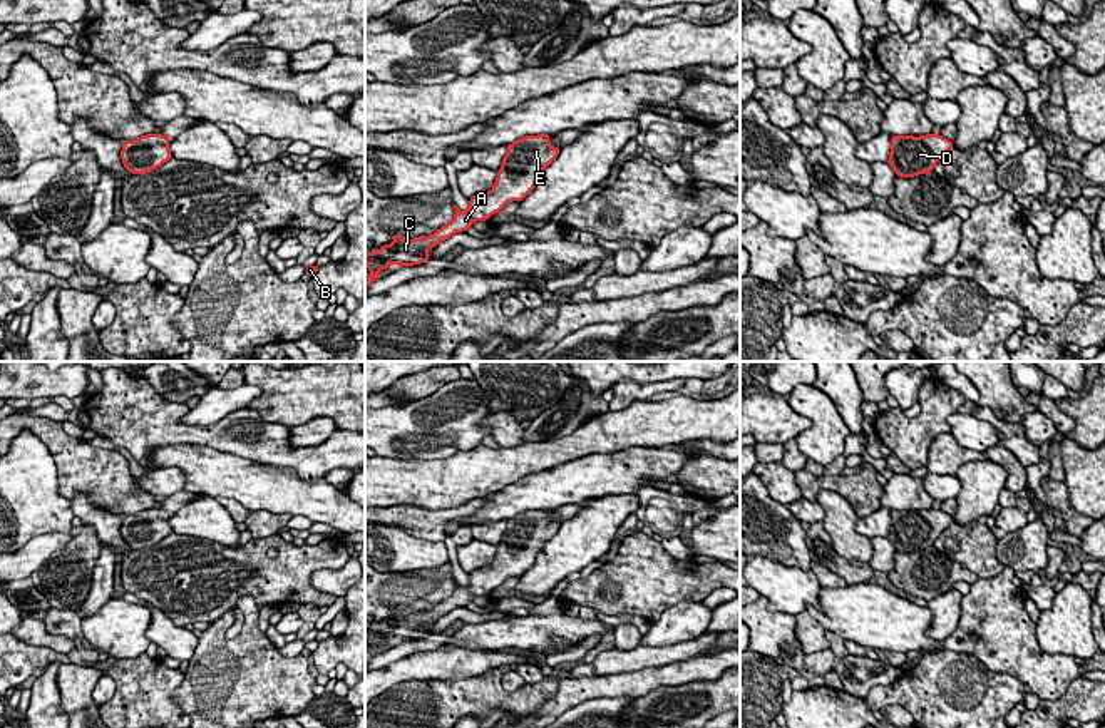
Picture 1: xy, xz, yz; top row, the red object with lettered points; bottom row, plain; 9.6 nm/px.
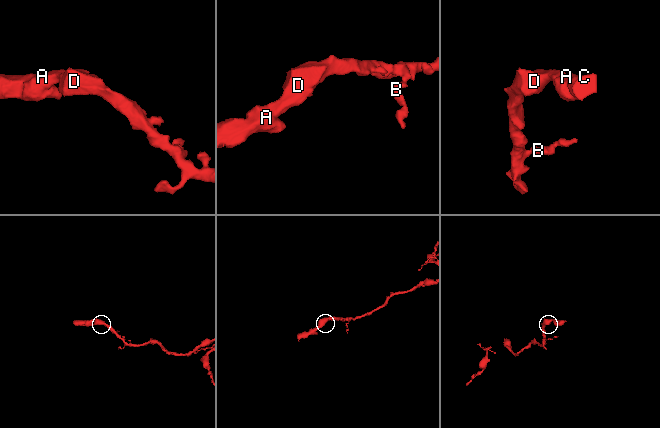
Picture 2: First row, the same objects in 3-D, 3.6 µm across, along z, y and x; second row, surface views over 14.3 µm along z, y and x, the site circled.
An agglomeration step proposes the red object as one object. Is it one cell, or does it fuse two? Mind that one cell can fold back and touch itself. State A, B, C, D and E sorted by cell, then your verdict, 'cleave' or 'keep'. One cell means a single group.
A B C D E; keep

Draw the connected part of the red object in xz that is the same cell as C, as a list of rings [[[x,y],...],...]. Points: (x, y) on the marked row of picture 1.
[[[549,134],[526,136],[507,144],[507,152],[497,171],[496,182],[491,191],[475,194],[469,199],[469,208],[460,211],[455,204],[454,219],[444,224],[430,236],[419,236],[410,241],[397,233],[390,244],[365,254],[367,269],[372,273],[365,278],[365,288],[378,279],[378,271],[387,271],[393,263],[400,268],[422,264],[432,254],[430,248],[449,239],[455,233],[472,228],[474,221],[487,221],[499,213],[507,203],[521,203],[534,187],[544,169],[558,157],[559,147],[549,144]]]

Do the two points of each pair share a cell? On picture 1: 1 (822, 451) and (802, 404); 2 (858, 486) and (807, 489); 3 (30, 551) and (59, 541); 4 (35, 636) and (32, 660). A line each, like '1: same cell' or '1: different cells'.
1: same cell
2: same cell
3: same cell
4: different cells

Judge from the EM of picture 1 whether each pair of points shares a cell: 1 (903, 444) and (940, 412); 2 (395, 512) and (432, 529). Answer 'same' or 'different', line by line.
1: same
2: same

